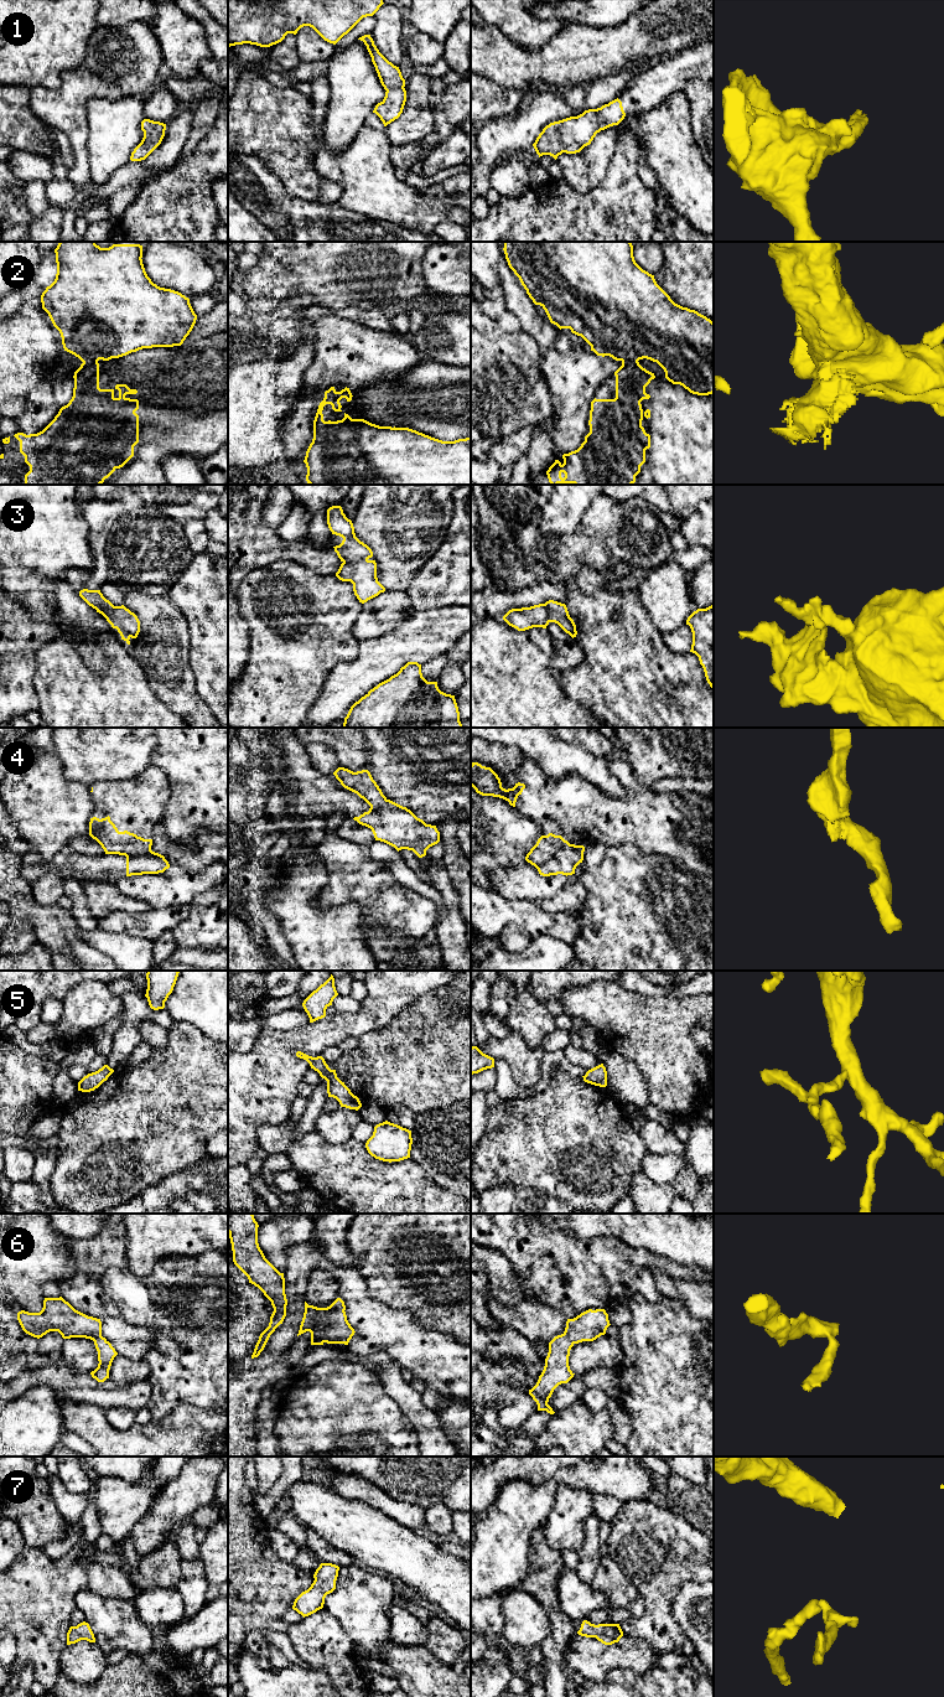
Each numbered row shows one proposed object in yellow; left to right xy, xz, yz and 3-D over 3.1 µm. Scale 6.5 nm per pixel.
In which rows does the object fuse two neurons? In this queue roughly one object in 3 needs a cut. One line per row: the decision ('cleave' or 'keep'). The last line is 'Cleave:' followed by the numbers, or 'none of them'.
1: keep
2: cleave
3: keep
4: cleave
5: keep
6: keep
7: keep
Cleave: 2, 4

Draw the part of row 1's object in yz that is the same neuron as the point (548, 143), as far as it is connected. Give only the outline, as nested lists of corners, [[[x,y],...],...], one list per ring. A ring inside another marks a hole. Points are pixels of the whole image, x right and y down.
[[[617,98],[601,108],[550,123],[539,134],[533,146],[539,157],[550,155],[556,160],[562,152],[576,154],[590,145],[597,133],[618,125],[624,117],[622,102]]]

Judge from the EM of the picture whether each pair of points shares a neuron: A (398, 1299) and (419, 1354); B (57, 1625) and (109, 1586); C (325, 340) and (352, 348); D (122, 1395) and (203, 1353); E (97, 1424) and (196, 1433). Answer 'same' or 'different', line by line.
A: different
B: different
C: same
D: different
E: same

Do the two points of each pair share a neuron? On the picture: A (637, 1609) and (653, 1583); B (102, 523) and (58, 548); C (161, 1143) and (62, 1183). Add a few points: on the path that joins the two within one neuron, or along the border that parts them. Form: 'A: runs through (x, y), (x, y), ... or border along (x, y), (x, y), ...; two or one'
A: border along (641, 1595), (644, 1602), (644, 1610), (634, 1618); two
B: border along (82, 510), (88, 528), (89, 550), (94, 559); two
C: runs through (135, 1136), (100, 1138), (81, 1158); one

